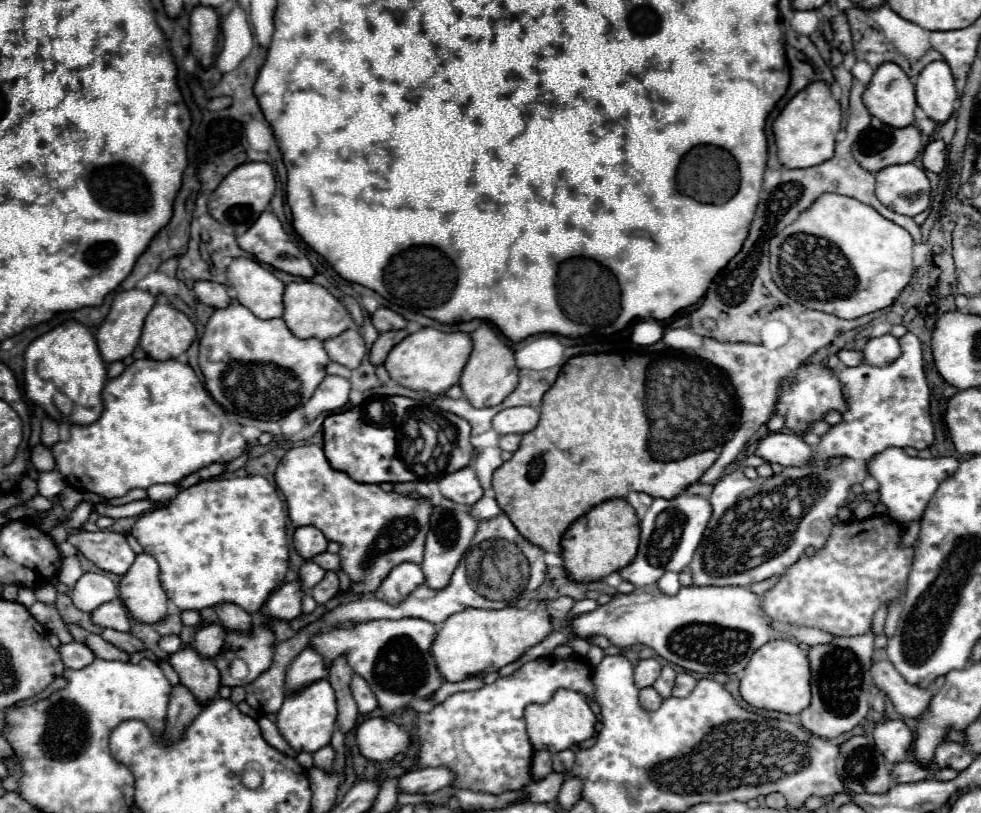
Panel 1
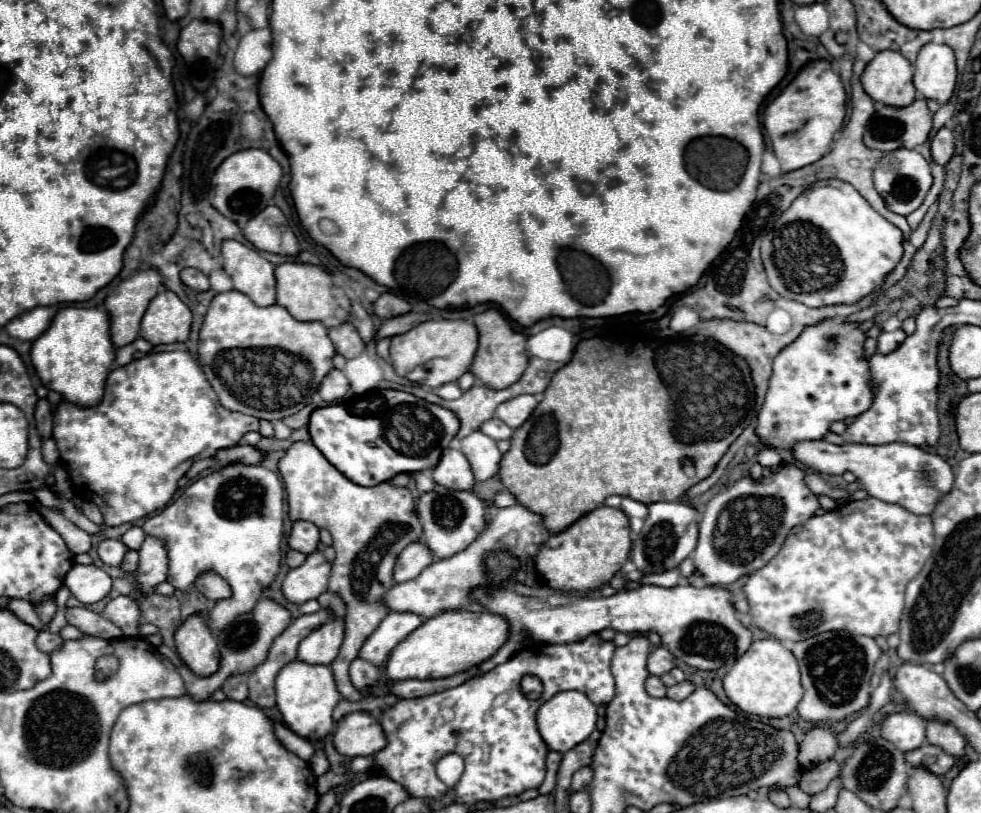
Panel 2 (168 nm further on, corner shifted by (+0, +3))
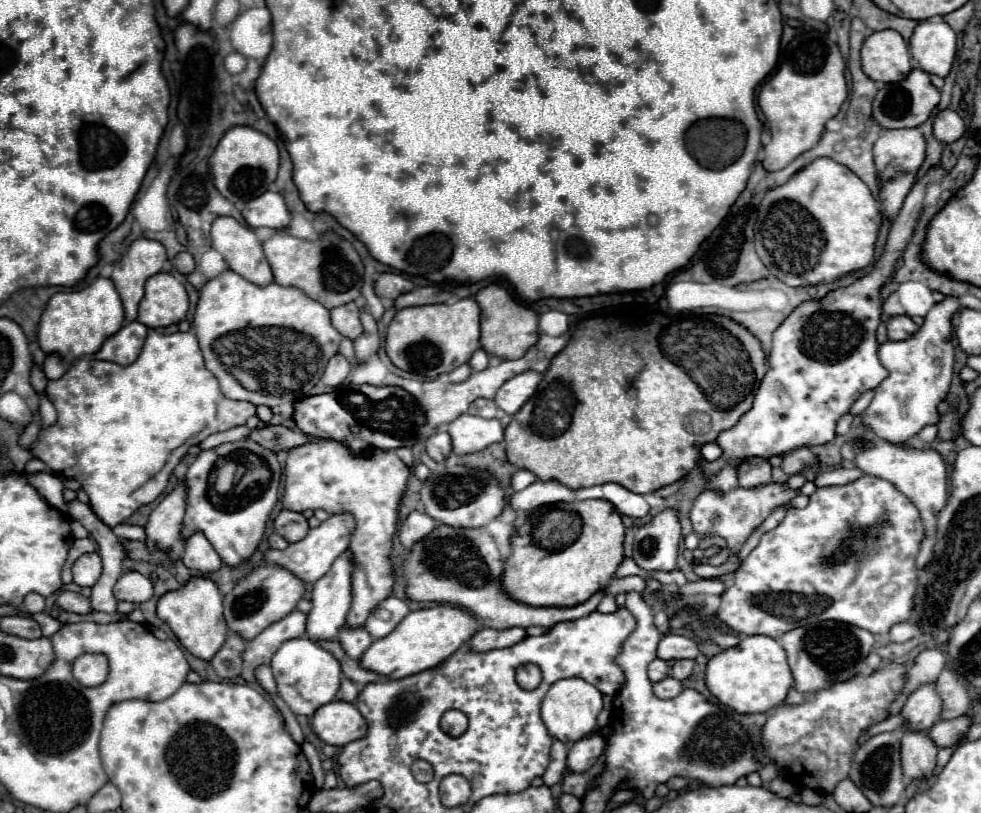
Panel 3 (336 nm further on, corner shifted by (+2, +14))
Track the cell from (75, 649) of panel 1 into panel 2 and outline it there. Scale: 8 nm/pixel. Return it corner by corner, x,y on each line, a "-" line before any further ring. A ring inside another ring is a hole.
41,631
41,633
39,633
39,637
37,637
37,647
39,647
43,653
53,653
53,651
61,649
61,645
63,645
61,635

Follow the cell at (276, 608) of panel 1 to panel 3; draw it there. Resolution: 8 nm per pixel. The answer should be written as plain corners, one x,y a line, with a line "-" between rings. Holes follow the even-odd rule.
337,512
337,514
331,514
327,520
323,520
317,528
309,530
309,534
301,542
289,544
285,550
273,550
273,548
269,548
263,554
263,558
271,560
273,564
289,568
295,576
299,576
301,580
305,580
305,582
311,584
311,582
319,580
331,568
331,562
343,550
349,548
349,538
351,538
353,530
355,530
355,518
353,518
353,514
349,514
349,512

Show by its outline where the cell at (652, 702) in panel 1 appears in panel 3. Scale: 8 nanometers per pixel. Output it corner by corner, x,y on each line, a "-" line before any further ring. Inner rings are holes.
655,658
655,660
649,664
649,680
651,680
651,682
659,682
659,680
663,680
663,678
667,678
667,676
669,676
669,666
667,666
667,662
661,660
661,658

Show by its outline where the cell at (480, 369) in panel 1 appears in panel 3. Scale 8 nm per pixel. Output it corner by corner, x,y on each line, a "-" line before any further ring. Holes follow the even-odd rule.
489,284
481,288
475,296
483,310
481,322
481,346
491,356
499,358
521,358
539,338
539,316
535,310
529,310
523,302
519,302
503,284

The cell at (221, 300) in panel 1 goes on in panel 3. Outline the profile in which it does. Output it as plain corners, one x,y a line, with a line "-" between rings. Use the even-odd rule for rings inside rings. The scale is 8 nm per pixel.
179,252
171,262
173,262
175,270
179,270
181,274
191,274
195,270
195,260
189,252

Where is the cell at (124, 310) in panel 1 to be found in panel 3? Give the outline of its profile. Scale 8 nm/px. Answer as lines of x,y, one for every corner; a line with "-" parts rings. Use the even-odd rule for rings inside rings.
137,238
129,244
121,260
115,262
111,280
123,300
125,320
133,322
137,318
137,306
143,298
143,284
149,276
161,272
167,260
165,246
157,240

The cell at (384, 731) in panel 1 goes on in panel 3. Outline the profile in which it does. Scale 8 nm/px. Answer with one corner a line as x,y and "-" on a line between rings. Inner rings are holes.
341,700
321,706
311,716
311,728
319,740
333,746
345,746
347,742
361,738
367,730
359,710
355,710
353,704

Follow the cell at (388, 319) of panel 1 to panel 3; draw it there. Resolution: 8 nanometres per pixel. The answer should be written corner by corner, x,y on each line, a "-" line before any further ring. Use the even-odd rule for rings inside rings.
383,272
379,276
379,280
375,282
375,292
377,296
385,298
385,300
395,300
397,296
411,292
415,288
415,284
411,280
407,280
403,274
395,274
395,272

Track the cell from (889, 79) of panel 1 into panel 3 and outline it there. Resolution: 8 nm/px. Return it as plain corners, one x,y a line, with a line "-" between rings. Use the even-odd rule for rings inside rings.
877,30
861,48
863,72
877,82
899,82
911,72
911,56
905,40
895,30

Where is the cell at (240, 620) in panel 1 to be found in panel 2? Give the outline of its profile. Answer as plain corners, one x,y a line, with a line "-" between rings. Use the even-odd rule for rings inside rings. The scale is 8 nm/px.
205,573
197,579
195,589
199,589
207,599
213,601
221,601
221,599
229,599
233,595
231,587
227,581
223,581
221,577
217,577
217,573

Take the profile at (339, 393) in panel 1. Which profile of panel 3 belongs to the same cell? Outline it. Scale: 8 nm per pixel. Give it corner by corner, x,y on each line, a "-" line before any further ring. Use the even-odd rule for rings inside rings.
335,354
335,356
327,362
327,368
325,368
321,380
323,380
323,384
335,388
335,386
339,386
339,384
347,378
349,370
351,370
349,360
347,360
345,356
341,356
341,354

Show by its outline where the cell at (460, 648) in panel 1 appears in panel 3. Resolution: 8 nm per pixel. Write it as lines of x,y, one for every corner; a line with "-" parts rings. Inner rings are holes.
439,604
433,608
421,608
409,612
385,638
373,640
373,644
359,658
359,666
377,672
385,680
399,680
429,670
431,666
437,666
439,662
447,660
475,632
477,632
477,618
457,606

